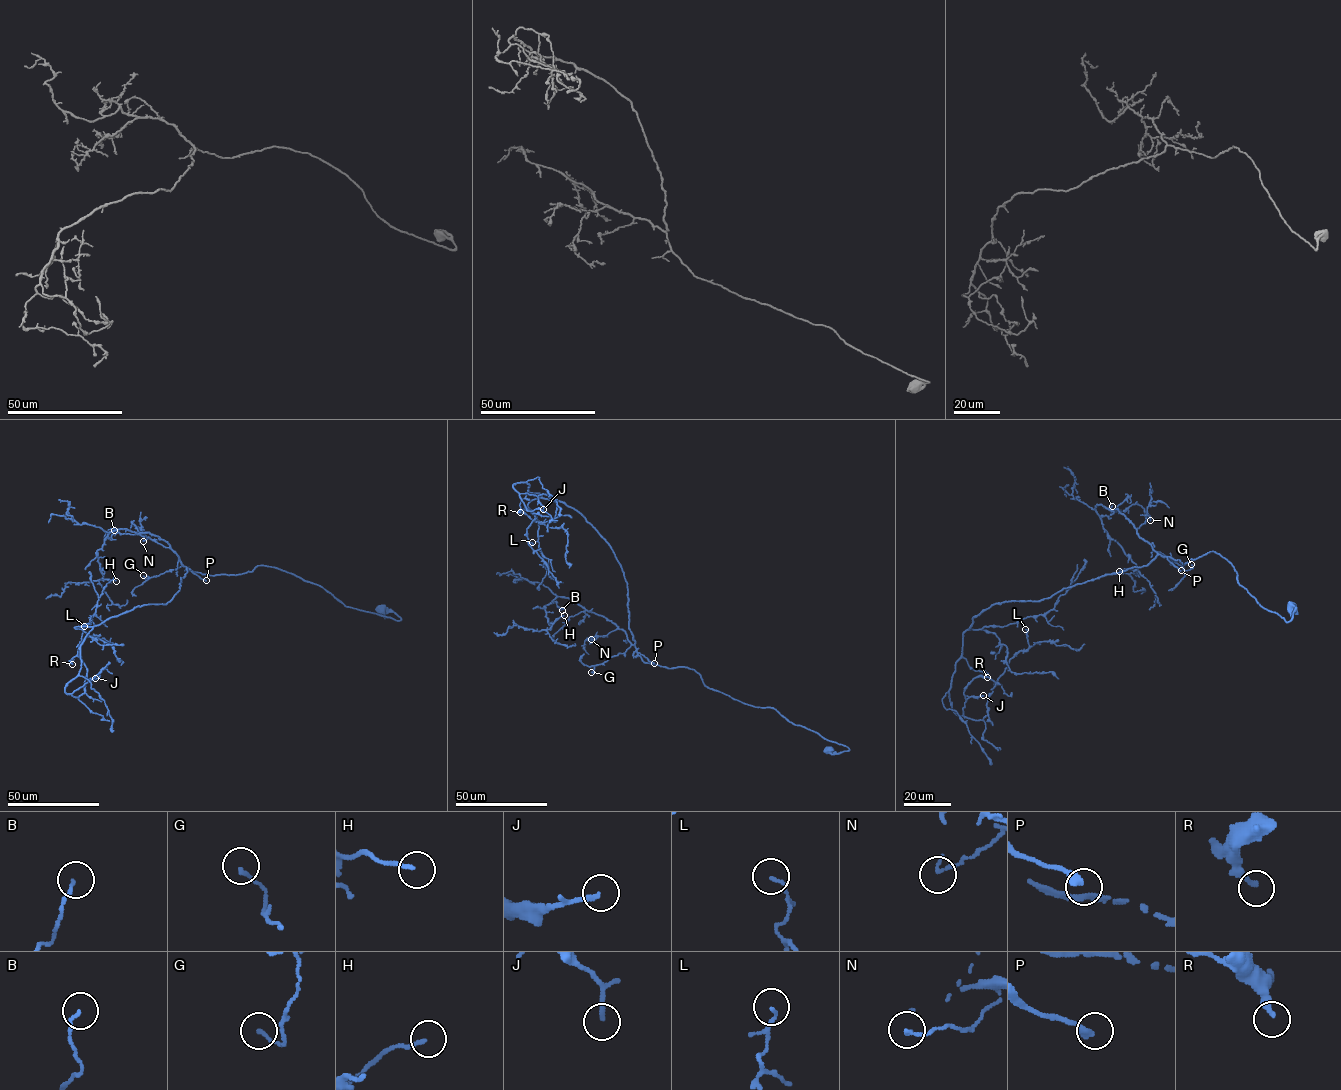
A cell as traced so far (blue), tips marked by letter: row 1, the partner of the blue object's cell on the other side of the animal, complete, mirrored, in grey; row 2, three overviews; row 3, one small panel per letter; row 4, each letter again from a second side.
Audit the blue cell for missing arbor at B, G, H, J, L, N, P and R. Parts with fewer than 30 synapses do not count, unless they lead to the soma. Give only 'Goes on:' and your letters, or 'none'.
Goes on: none

